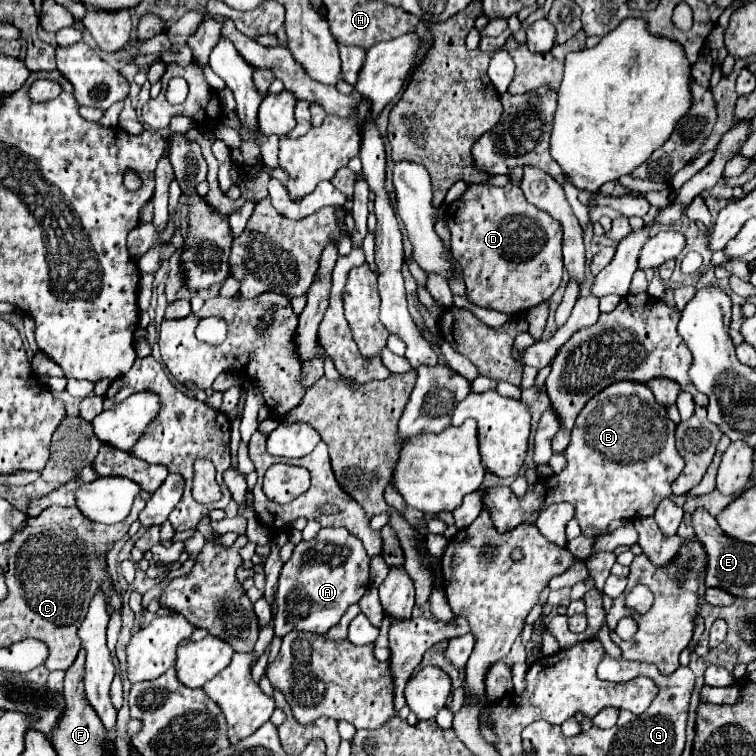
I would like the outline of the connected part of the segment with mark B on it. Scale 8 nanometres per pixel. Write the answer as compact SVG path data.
M630 380L614 382L590 398L580 410L570 444L564 450L568 464L560 474L540 480L524 498L516 498L506 486L488 488L484 506L490 508L494 526L506 532L522 522L534 524L540 510L554 502L570 502L576 508L574 518L582 534L598 538L616 518L632 518L632 514L640 518L654 516L664 498L676 498L678 504L684 502L682 496L674 496L670 490L670 484L684 468L674 434L676 424L668 418L666 406L656 402L646 384Z

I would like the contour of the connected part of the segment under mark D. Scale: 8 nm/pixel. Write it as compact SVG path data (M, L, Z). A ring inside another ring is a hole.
M470 184L466 192L446 208L446 224L452 232L452 254L460 262L466 282L468 300L482 308L500 310L506 314L524 312L548 300L562 282L562 226L556 218L532 206L520 186L490 186Z

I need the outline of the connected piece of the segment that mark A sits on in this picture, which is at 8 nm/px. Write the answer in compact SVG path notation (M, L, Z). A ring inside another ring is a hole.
M322 528L316 538L298 542L278 576L274 636L282 638L290 630L326 634L340 622L348 606L356 604L368 590L368 568L370 558L362 542L344 528Z

